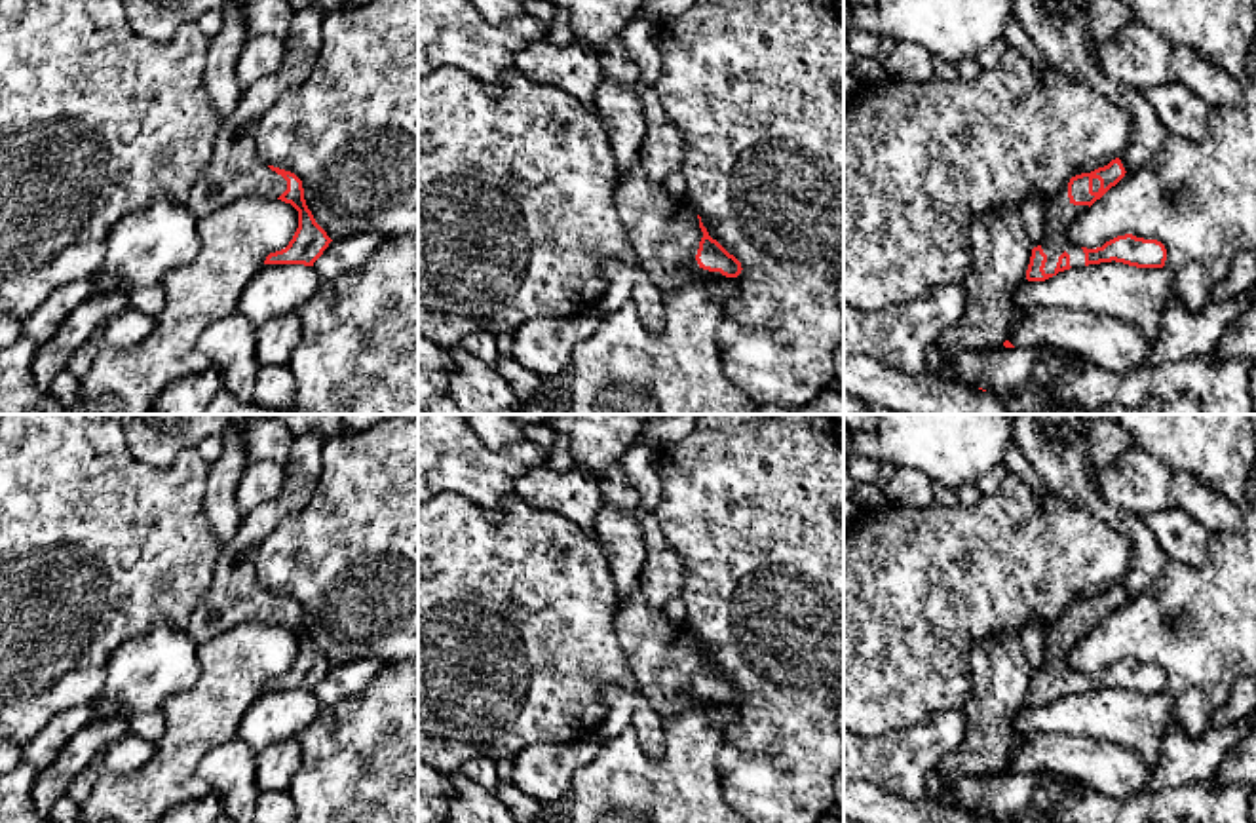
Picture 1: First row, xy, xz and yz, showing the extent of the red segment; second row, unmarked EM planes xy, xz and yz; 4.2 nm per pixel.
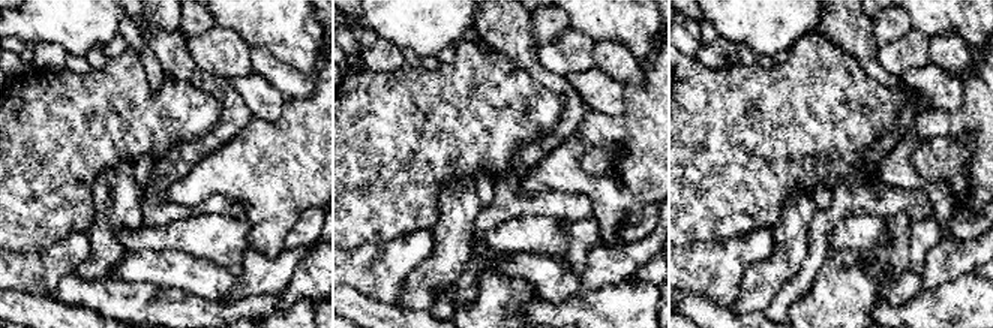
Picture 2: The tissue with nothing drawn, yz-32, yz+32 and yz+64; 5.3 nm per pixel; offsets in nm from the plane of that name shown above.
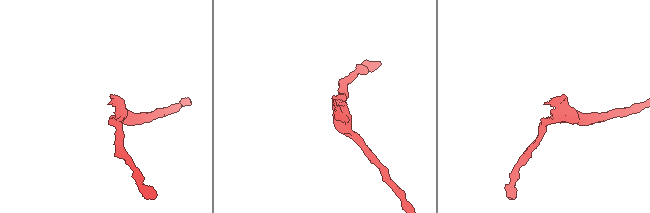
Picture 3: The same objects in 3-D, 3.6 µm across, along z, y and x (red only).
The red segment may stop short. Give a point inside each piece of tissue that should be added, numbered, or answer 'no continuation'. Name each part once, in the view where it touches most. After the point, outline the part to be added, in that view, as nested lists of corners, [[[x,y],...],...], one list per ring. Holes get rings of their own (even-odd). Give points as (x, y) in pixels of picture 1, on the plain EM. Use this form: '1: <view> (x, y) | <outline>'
1: yz (1059, 639) | [[[1068,612],[1053,625],[1043,629],[1043,667],[1041,675],[1047,680],[1045,699],[1055,699],[1058,682],[1066,677],[1070,692],[1085,692],[1085,679],[1068,665],[1068,652],[1077,646],[1089,631],[1074,631],[1068,623]]]

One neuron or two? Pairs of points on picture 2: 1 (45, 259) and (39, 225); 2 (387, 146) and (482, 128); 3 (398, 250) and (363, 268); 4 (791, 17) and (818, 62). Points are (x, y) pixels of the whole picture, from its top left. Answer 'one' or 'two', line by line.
1: two
2: one
3: one
4: two

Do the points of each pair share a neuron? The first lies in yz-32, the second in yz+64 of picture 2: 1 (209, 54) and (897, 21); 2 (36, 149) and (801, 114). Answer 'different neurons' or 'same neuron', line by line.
1: different neurons
2: same neuron

